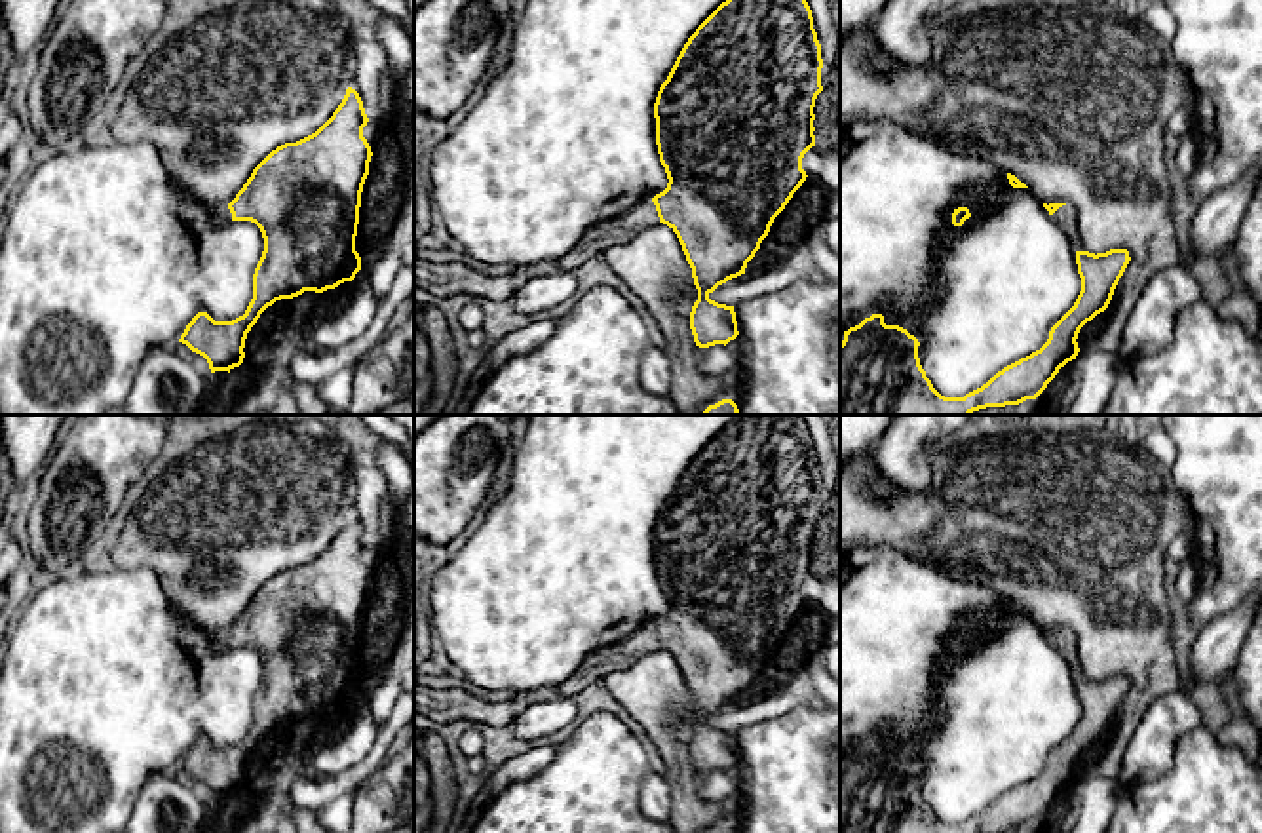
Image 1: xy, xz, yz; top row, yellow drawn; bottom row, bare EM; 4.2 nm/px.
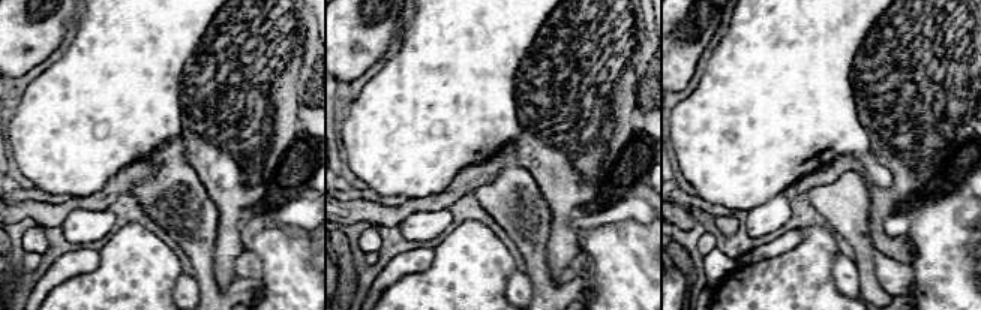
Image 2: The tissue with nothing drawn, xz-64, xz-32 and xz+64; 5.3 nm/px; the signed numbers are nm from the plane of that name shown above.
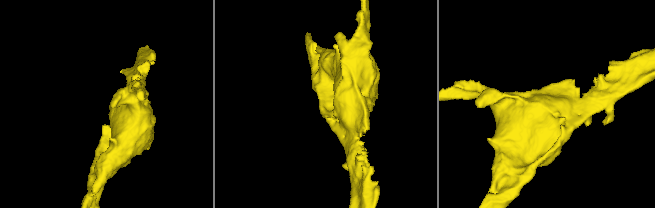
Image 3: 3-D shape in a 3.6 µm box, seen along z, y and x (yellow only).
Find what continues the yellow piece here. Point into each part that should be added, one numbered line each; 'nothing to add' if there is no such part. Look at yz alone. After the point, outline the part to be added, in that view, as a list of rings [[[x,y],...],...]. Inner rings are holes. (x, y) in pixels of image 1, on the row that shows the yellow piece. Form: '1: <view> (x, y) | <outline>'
1: yz (1067, 215) | [[[1066,203],[1059,207],[1051,217],[1055,223],[1059,223],[1064,228],[1064,232],[1072,242],[1074,251],[1083,249],[1078,230],[1078,211]]]

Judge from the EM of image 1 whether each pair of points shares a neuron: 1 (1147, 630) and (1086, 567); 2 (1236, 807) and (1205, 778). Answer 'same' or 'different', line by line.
1: same
2: same

